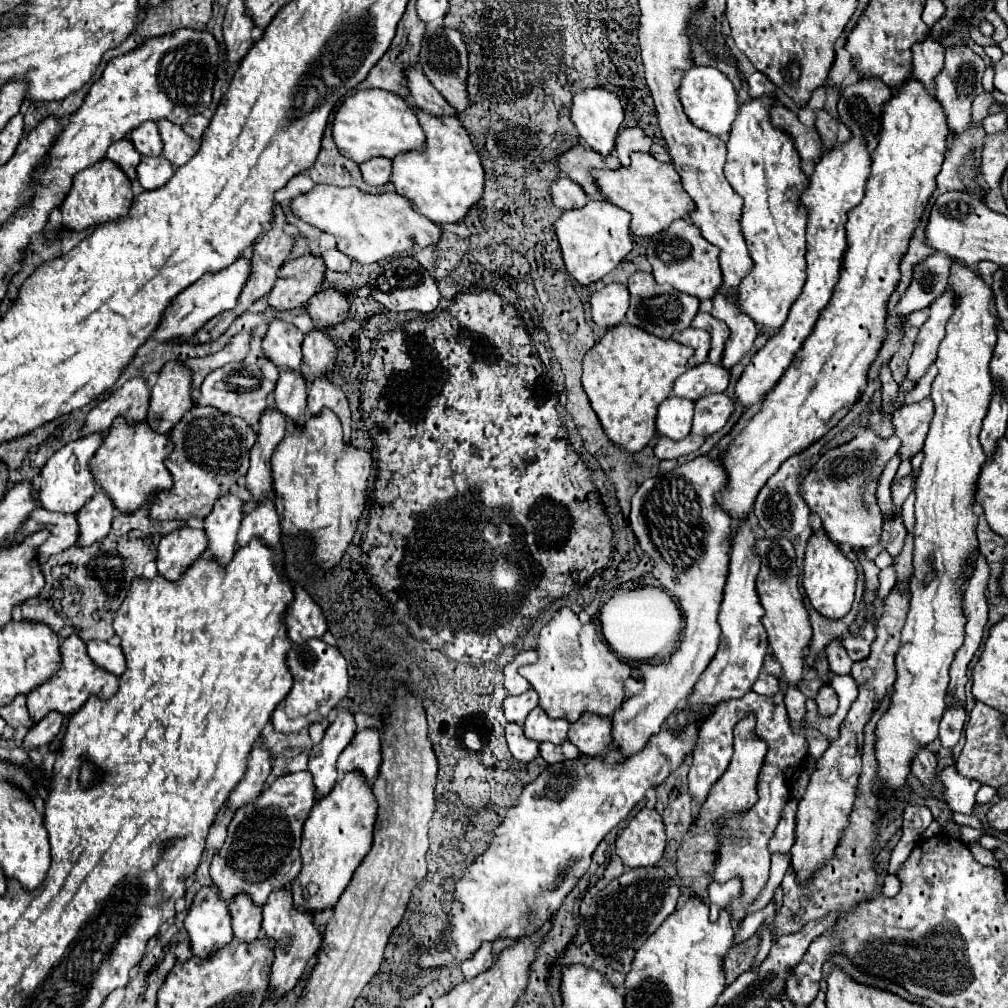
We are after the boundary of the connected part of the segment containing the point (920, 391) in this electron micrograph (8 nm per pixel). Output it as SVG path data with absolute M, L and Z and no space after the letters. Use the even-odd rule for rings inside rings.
M933 363L929 367L926 374L920 379L916 388L905 395L904 405L919 402L923 398L926 398L927 396L929 396L931 392L932 382L935 376L937 375L937 373L938 373L938 369L935 363Z

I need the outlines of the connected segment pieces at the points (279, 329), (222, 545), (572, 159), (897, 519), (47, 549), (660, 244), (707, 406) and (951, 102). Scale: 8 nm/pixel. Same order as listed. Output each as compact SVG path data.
M273 320L263 340L263 354L281 370L301 368L301 342L303 334L289 322Z
M227 494L217 500L213 512L205 518L205 536L207 536L207 552L217 564L223 568L235 554L235 538L243 518L241 500L233 494Z
M577 144L577 146L569 148L567 152L563 152L563 154L559 156L559 162L557 162L557 164L559 164L561 172L563 172L567 178L571 178L573 182L577 182L577 184L585 190L585 194L587 194L589 198L593 198L593 200L597 200L597 196L599 196L599 198L603 198L603 196L601 196L601 192L597 190L595 180L591 178L589 170L591 170L591 168L609 168L609 170L615 170L615 168L621 166L619 160L617 160L613 154L601 156L599 152L593 152L593 150L585 148L583 144Z
M895 454L893 460L889 460L889 464L885 466L885 472L881 476L881 482L877 486L877 506L881 508L885 520L883 520L883 534L881 534L881 542L887 546L887 552L895 558L901 548L903 548L904 539L907 535L905 524L901 514L901 508L895 506L893 496L891 496L891 482L897 474L897 468L901 464L901 456Z
M43 508L33 510L33 516L29 516L29 520L21 526L21 532L17 532L17 542L21 544L25 536L31 536L33 532L39 532L41 528L49 528L49 540L45 540L45 544L41 546L41 558L63 552L65 548L71 548L77 544L79 526L75 516L45 512Z
M675 220L661 236L651 236L647 246L647 260L653 268L653 276L657 284L671 284L679 292L695 296L699 300L713 298L717 288L721 286L721 268L717 260L719 252L713 244L703 240L699 228L693 226L691 220Z
M709 394L695 402L695 416L693 416L693 434L711 436L721 430L731 414L735 412L735 402L727 394Z
M947 48L945 50L943 70L937 74L937 80L935 80L935 98L941 102L947 114L949 130L953 134L959 134L971 126L971 102L975 100L975 96L983 92L981 88L983 72L985 72L985 62L971 48Z

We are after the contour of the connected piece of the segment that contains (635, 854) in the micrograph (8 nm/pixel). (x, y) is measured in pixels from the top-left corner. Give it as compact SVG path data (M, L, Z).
M641 808L617 838L617 854L629 868L657 864L663 850L665 830L657 810Z

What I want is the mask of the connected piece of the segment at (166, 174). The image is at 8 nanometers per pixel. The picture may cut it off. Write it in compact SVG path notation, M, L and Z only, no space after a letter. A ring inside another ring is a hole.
M151 156L151 158L141 158L137 166L137 178L143 186L143 190L155 190L173 176L173 166L163 158L163 156Z

